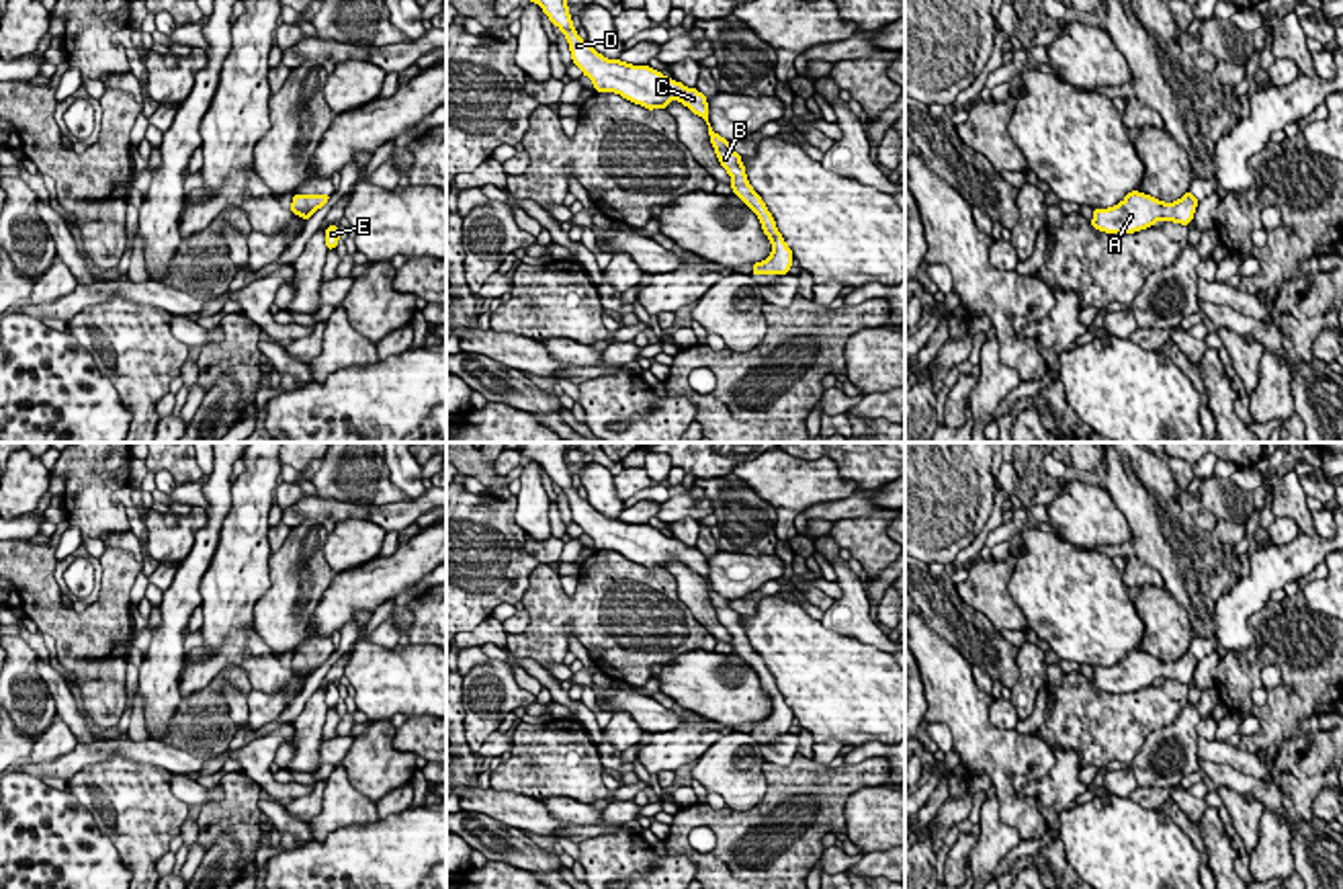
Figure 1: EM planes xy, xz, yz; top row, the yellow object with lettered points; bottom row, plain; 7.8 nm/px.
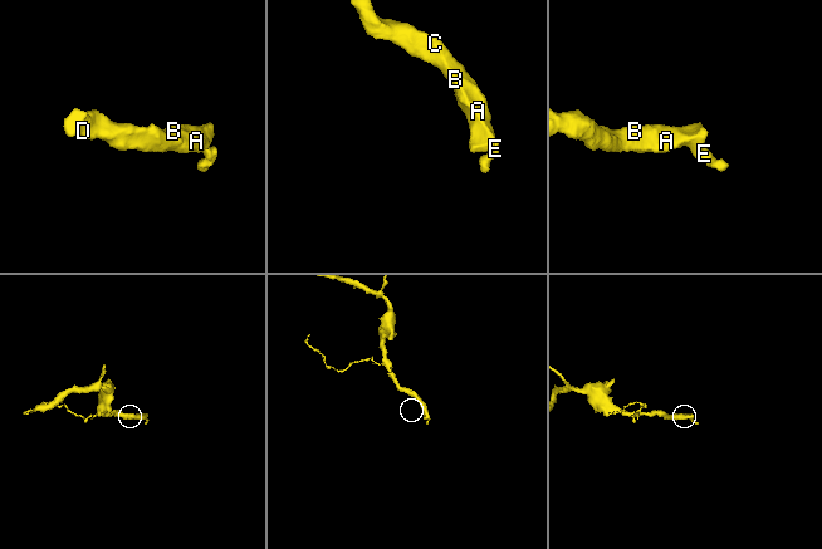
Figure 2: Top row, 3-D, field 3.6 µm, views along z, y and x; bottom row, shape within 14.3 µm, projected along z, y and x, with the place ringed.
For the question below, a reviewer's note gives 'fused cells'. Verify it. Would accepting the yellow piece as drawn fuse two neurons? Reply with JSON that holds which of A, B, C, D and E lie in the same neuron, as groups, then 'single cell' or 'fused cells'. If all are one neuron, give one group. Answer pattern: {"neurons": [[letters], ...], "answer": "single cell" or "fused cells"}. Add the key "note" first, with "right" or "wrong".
{"note": "wrong", "neurons": [["A", "B", "C", "D", "E"]], "answer": "single cell"}

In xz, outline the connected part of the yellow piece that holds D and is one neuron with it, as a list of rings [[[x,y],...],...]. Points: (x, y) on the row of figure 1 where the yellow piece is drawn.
[[[530,0],[530,2],[536,2],[543,8],[543,12],[551,18],[551,23],[557,25],[561,29],[561,33],[567,37],[573,64],[579,66],[583,76],[588,76],[594,82],[596,92],[616,92],[616,94],[624,96],[626,100],[637,102],[649,111],[653,111],[653,109],[665,111],[669,100],[680,100],[692,113],[696,113],[698,117],[702,117],[706,121],[710,143],[717,152],[717,158],[719,158],[721,166],[729,172],[729,176],[733,178],[731,180],[733,195],[737,195],[747,207],[753,209],[753,213],[760,217],[762,229],[766,231],[766,236],[772,242],[770,258],[764,262],[755,262],[751,272],[755,277],[757,274],[788,274],[788,270],[792,266],[792,250],[786,246],[782,234],[776,229],[776,221],[770,215],[768,207],[764,205],[762,197],[747,182],[747,174],[745,174],[741,156],[731,150],[731,145],[729,145],[731,141],[723,139],[721,135],[717,135],[712,131],[712,127],[708,123],[706,96],[700,94],[696,88],[686,88],[682,82],[665,78],[661,72],[657,72],[649,66],[631,66],[620,59],[606,59],[604,55],[600,55],[573,29],[573,20],[569,16],[569,6],[565,0]]]

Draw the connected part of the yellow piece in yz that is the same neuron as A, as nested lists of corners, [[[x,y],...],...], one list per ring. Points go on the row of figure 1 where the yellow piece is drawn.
[[[1132,190],[1116,207],[1093,209],[1089,223],[1106,234],[1134,234],[1153,227],[1153,223],[1161,219],[1189,225],[1196,207],[1198,199],[1189,190],[1175,203],[1163,203],[1151,195]]]

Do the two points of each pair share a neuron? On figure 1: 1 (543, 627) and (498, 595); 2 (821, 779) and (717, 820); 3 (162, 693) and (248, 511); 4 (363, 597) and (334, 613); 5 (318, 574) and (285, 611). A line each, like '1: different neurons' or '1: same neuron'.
1: different neurons
2: same neuron
3: different neurons
4: same neuron
5: same neuron

